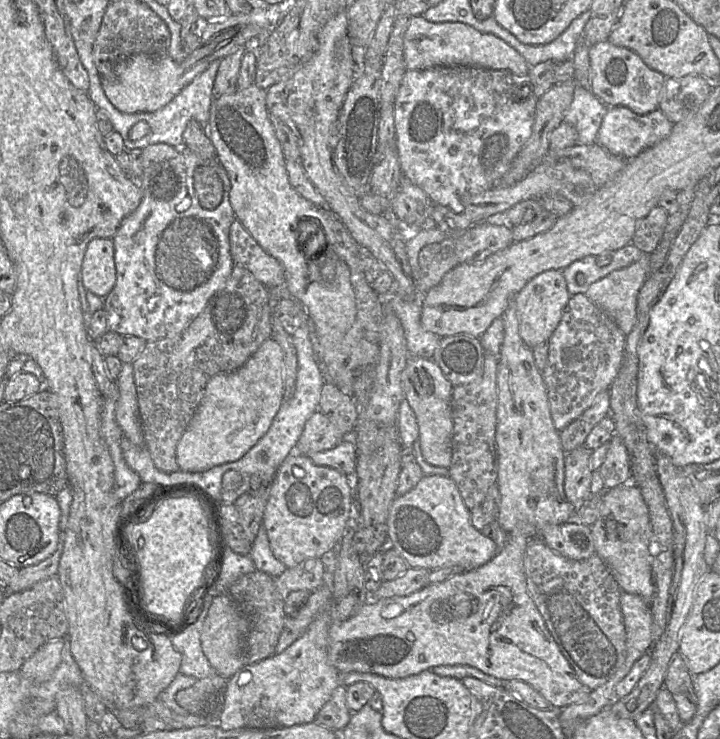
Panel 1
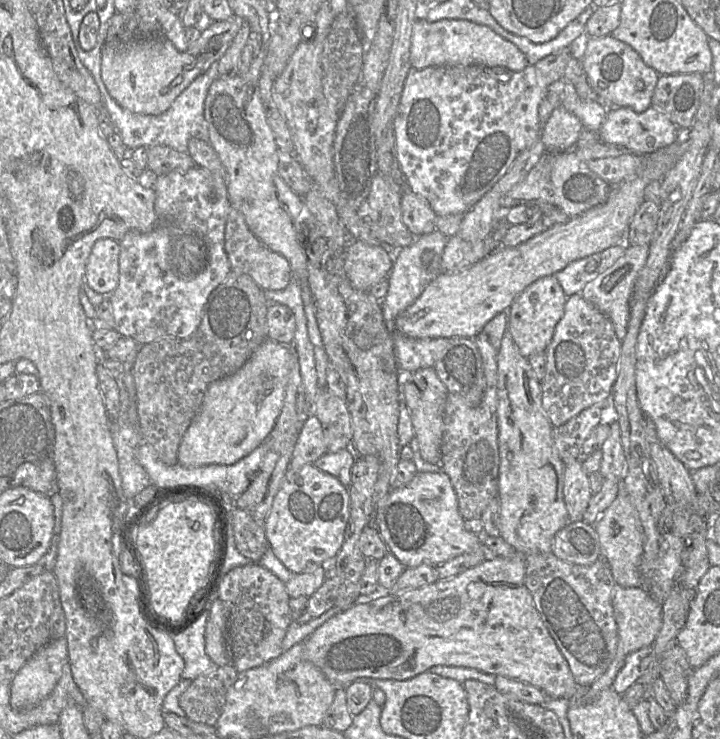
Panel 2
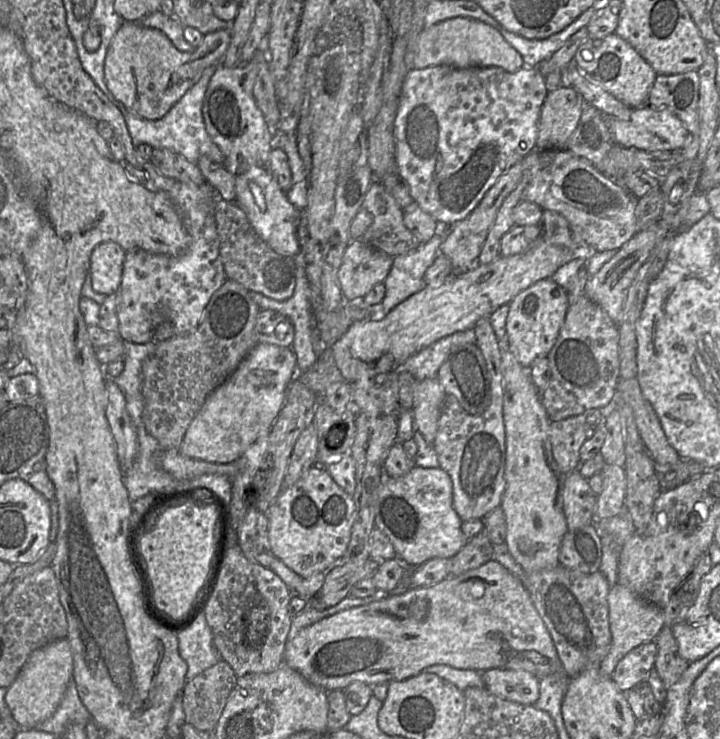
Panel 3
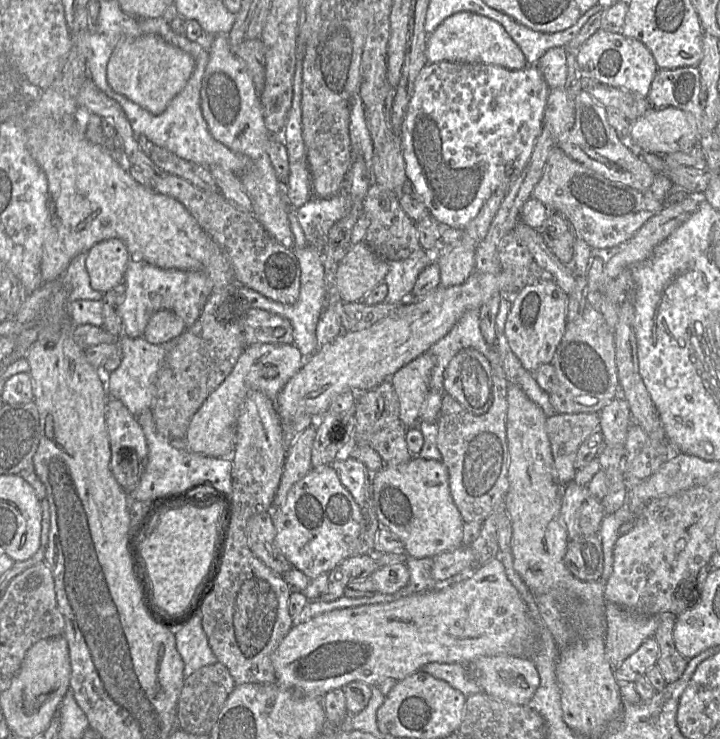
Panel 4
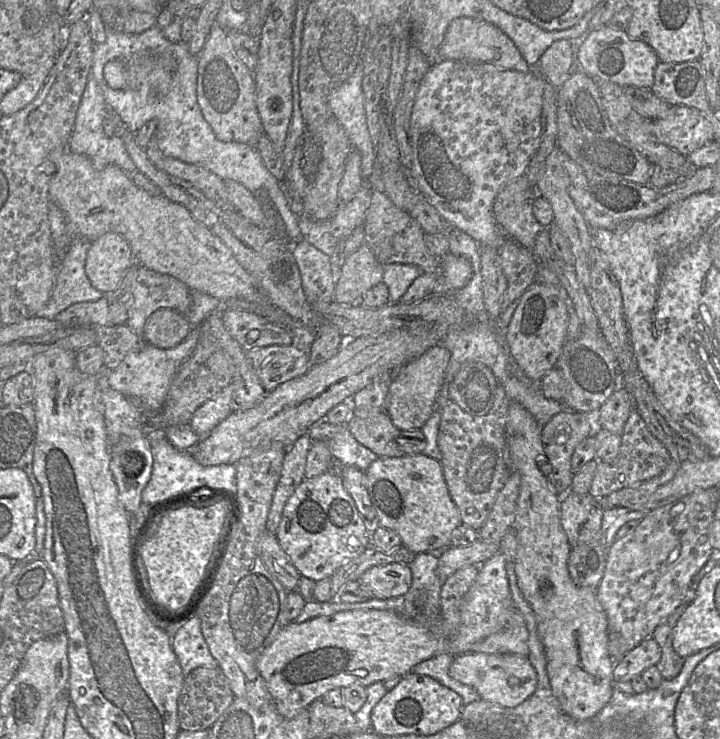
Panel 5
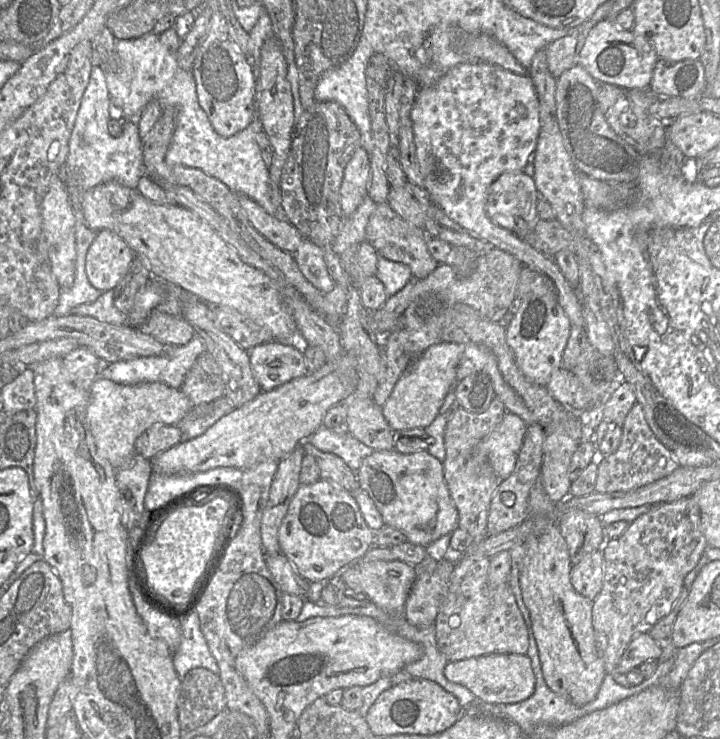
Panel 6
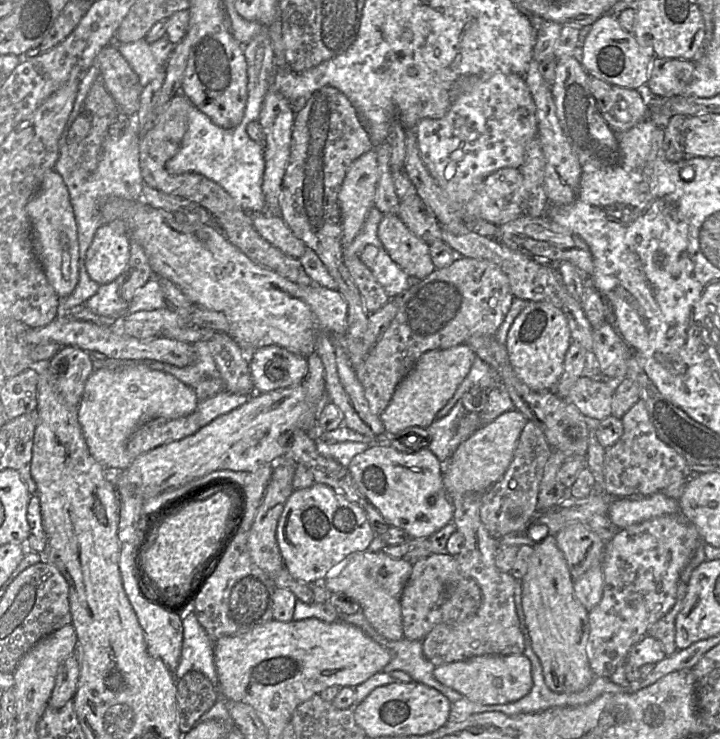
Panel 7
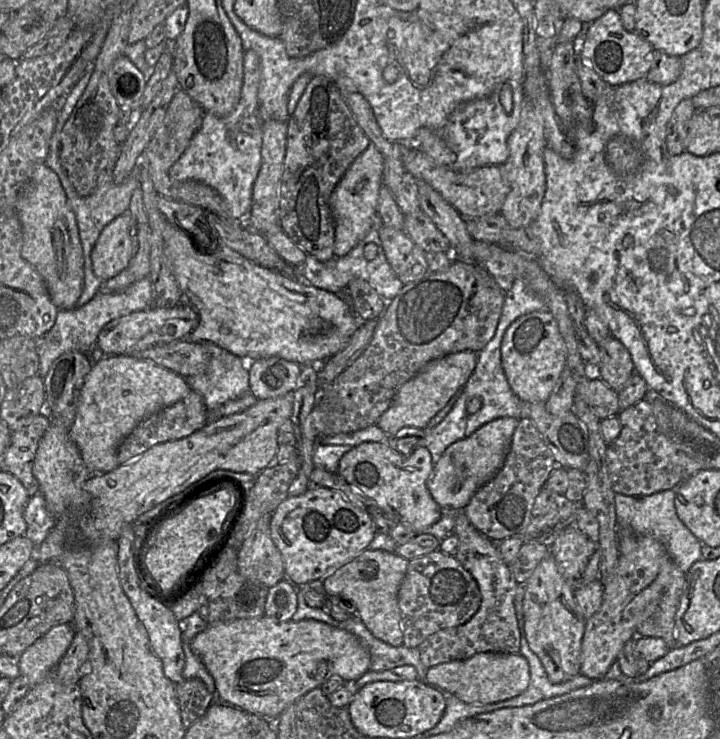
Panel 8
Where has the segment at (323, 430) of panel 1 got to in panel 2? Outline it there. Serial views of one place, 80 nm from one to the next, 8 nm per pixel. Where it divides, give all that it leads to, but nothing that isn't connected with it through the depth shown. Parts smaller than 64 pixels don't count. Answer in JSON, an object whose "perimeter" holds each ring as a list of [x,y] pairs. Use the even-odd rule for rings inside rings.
{"perimeter":[[[311,414],[302,426],[289,467],[298,470],[305,464],[313,464],[326,453],[328,451],[321,422],[314,414]]]}

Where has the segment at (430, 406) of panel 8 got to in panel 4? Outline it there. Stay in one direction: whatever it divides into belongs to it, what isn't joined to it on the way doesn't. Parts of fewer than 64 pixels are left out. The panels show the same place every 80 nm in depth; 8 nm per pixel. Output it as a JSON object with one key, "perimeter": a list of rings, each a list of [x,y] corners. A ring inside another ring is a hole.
{"perimeter":[[[424,353],[392,376],[399,400],[399,419],[407,428],[417,428],[422,405],[430,391],[430,378],[435,358]]]}

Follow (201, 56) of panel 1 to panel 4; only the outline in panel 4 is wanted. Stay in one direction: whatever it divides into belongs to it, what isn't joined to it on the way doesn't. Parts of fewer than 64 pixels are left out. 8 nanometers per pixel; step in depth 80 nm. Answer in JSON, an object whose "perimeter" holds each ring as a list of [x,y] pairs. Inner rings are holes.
{"perimeter":[[[155,34],[123,37],[106,65],[110,88],[153,115],[165,111],[170,101],[185,87],[195,68],[194,58]]]}

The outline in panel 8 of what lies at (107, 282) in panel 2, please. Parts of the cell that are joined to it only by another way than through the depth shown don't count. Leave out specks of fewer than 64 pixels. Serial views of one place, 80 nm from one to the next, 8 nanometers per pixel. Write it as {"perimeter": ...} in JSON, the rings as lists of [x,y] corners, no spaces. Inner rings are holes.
{"perimeter":[[[129,212],[115,218],[103,228],[91,251],[93,273],[102,281],[113,278],[129,265],[131,221]]]}

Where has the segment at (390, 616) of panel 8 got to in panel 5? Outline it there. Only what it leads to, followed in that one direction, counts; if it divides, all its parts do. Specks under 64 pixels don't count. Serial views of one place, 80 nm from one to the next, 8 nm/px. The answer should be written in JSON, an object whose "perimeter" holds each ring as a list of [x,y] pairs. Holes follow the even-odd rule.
{"perimeter":[[[391,563],[374,566],[357,580],[376,599],[390,599],[406,594],[412,585],[412,572],[409,565]]]}

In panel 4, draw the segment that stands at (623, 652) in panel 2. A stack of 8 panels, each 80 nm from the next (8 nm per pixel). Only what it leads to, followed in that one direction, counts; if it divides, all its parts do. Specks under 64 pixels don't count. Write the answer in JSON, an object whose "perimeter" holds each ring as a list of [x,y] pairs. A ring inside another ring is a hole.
{"perimeter":[[[606,602],[605,654],[616,669],[648,638],[653,638],[660,616],[632,613],[613,602]]]}

